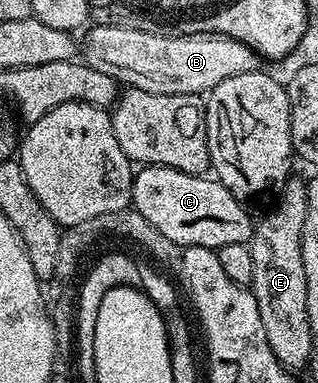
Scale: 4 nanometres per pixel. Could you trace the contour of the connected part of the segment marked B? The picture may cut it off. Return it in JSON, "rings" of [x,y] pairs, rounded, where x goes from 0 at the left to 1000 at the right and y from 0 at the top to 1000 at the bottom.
{"rings":[[[299,65],[277,78],[283,81],[270,97],[270,117],[264,107],[252,128],[255,157],[327,193],[349,193],[352,175],[358,175],[381,185],[406,225],[465,245],[616,245],[632,251],[673,232],[704,206],[730,204],[736,196],[808,188],[821,178],[818,167],[824,167],[821,149],[799,138],[789,125],[780,125],[774,115],[695,91],[569,94],[478,76],[434,78],[352,65]]]}

